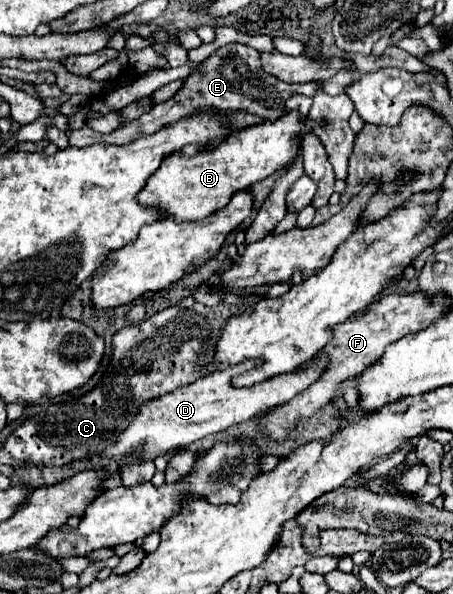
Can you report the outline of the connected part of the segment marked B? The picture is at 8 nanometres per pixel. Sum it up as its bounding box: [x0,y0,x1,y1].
[138,110,322,222]

